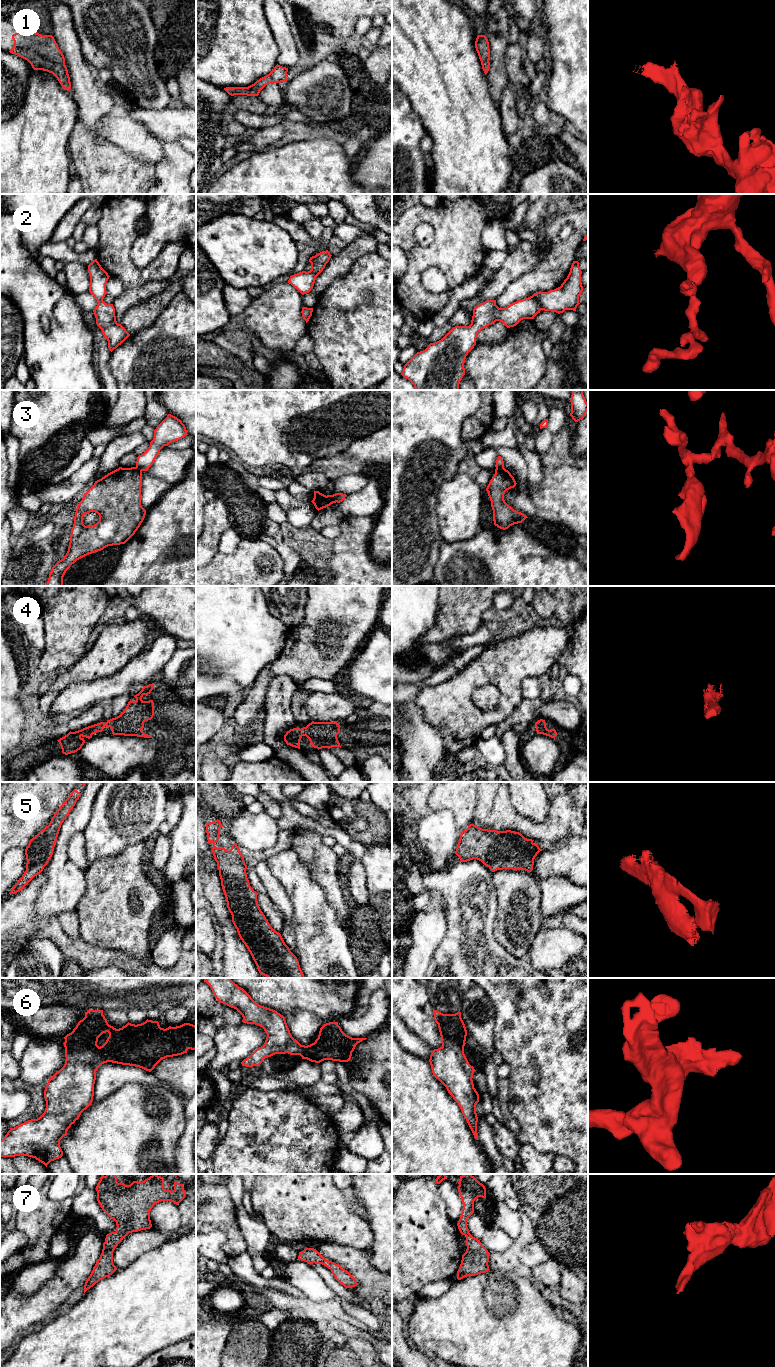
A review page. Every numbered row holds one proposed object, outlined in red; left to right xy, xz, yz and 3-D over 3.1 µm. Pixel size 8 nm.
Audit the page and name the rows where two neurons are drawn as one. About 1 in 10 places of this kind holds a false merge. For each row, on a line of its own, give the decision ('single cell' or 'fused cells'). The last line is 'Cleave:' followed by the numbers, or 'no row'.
1: single cell
2: single cell
3: fused cells
4: single cell
5: single cell
6: single cell
7: single cell
Cleave: 3

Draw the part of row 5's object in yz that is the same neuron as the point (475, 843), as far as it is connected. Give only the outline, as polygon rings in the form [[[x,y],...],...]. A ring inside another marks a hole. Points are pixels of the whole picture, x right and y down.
[[[470,824],[461,832],[455,854],[460,862],[477,859],[492,872],[503,869],[531,872],[535,857],[542,851],[533,841],[519,832],[488,830]]]

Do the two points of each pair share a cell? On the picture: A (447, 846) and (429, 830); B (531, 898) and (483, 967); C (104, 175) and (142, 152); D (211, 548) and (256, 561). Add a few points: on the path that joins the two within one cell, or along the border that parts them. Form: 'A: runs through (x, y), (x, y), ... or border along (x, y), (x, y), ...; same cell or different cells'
A: runs through (443, 842), (433, 832); same cell
B: border along (493, 921), (495, 940), (515, 957), (519, 957); different cells
C: border along (113, 144), (134, 158), (154, 166); different cells
D: border along (218, 551), (206, 564); different cells

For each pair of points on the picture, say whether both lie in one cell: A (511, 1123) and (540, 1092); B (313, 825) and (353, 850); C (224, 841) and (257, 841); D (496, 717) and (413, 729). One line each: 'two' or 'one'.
A: two
B: one
C: two
D: two

